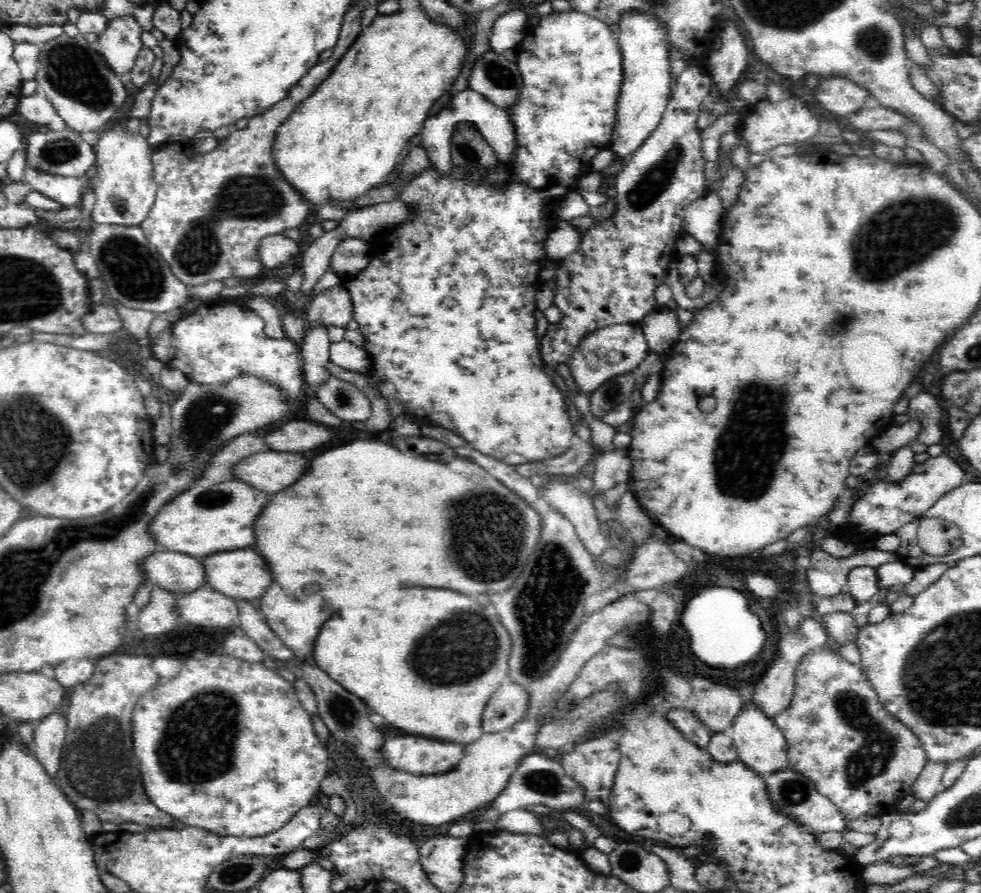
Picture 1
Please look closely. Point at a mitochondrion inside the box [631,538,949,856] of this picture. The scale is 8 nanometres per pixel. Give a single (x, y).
(878, 744)

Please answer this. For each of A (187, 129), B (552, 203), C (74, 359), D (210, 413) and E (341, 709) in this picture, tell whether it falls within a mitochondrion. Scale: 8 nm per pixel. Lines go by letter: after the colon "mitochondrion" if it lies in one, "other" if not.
A: other
B: other
C: other
D: mitochondrion
E: mitochondrion

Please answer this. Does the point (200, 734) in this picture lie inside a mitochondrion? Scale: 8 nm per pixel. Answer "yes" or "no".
yes

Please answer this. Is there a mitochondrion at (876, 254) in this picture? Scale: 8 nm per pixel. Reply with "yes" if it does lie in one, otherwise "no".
yes

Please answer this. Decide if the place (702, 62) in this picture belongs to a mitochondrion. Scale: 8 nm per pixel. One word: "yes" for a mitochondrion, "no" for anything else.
no

